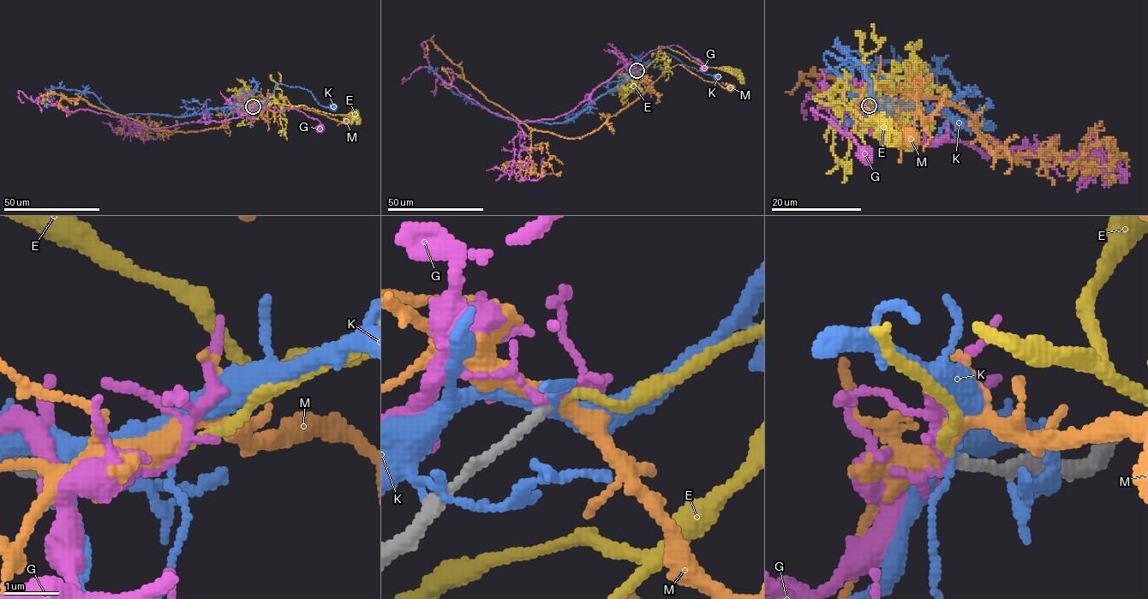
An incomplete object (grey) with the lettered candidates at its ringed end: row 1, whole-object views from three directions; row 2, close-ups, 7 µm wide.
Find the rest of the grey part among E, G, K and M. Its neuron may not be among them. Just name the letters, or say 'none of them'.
E

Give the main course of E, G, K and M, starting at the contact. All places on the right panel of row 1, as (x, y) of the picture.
E: (869, 104), (859, 92), (842, 83), (813, 98), (824, 104), (841, 103), (865, 125), (883, 125)
G: (869, 106), (858, 116), (834, 107), (817, 106), (816, 117), (810, 108), (841, 132), (847, 132), (863, 157)
K: (869, 104), (852, 94), (827, 64), (827, 51), (862, 65), (870, 96), (880, 106), (884, 106)
M: (869, 106), (884, 104), (892, 117), (912, 98), (867, 83), (856, 103), (891, 121), (909, 140), (912, 135)

